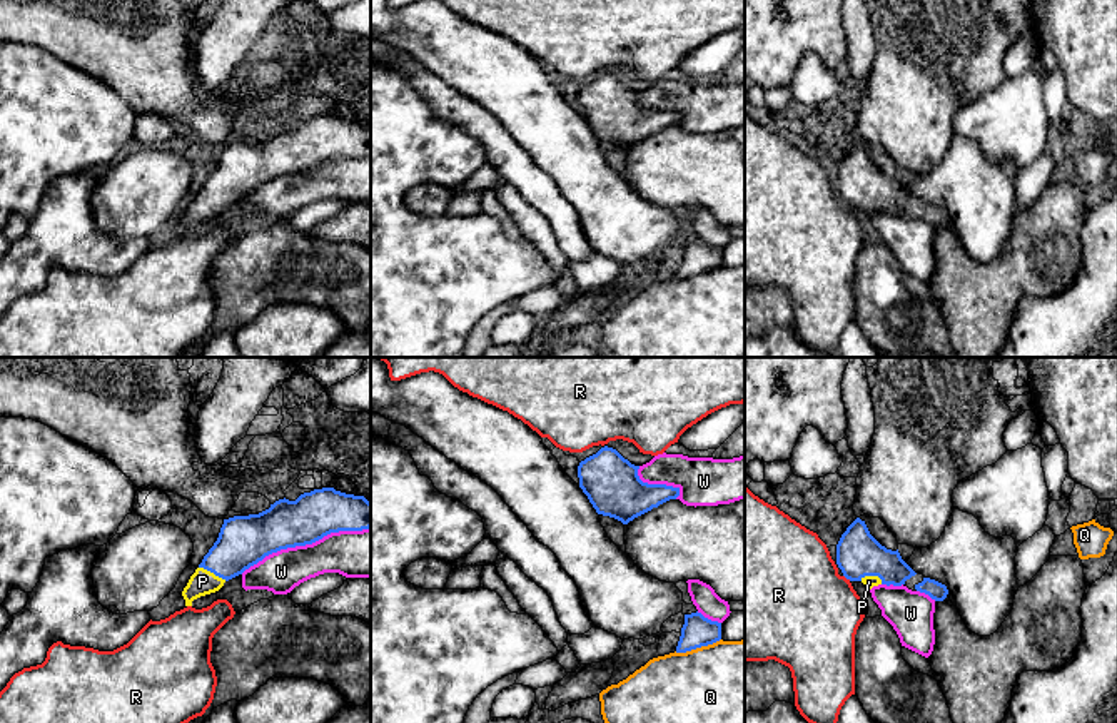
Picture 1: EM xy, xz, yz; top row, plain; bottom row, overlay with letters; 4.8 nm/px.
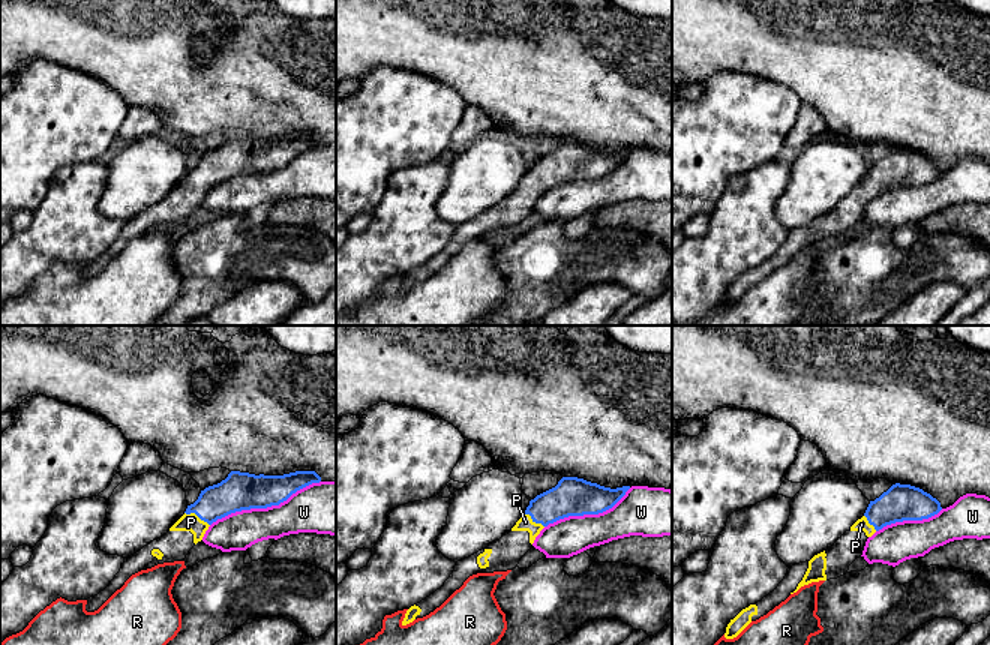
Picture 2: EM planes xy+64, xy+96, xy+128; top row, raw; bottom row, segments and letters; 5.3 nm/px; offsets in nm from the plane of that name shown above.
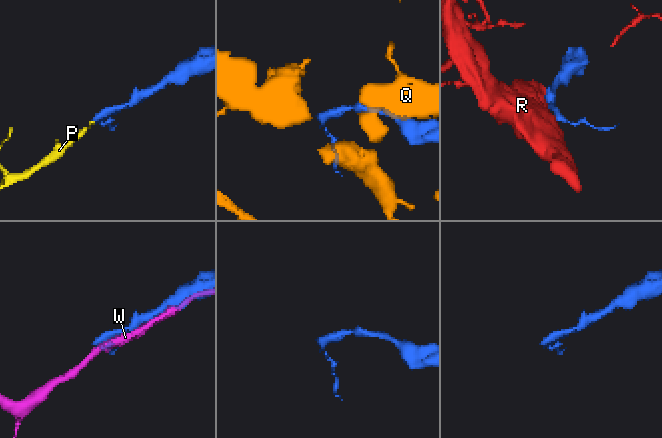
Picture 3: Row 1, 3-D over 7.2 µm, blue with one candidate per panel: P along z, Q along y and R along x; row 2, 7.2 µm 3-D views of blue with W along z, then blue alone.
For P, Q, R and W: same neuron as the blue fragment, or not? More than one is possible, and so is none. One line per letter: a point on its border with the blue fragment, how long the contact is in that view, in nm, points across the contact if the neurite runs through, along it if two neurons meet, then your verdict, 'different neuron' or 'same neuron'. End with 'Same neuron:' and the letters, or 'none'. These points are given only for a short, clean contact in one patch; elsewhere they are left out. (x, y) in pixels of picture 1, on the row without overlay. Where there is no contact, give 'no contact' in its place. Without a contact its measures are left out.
P: xy (212, 197) | 150 nm | across xy (242, 167), (212, 197), (202, 207) | same neuron
Q: xz (697, 273) | 240 nm | different neuron
R: yz (847, 204) | 50 nm | along yz (844, 201), (850, 206) | different neuron
W: xy (304, 171) | 650 nm | different neuron
Same neuron: P

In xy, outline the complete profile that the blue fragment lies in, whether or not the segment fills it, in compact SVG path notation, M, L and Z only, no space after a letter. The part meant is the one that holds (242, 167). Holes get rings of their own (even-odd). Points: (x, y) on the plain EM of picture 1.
M334 114L304 119L296 127L279 125L259 140L224 145L217 167L182 217L185 232L272 179L312 170L331 159L369 154L371 129Z

